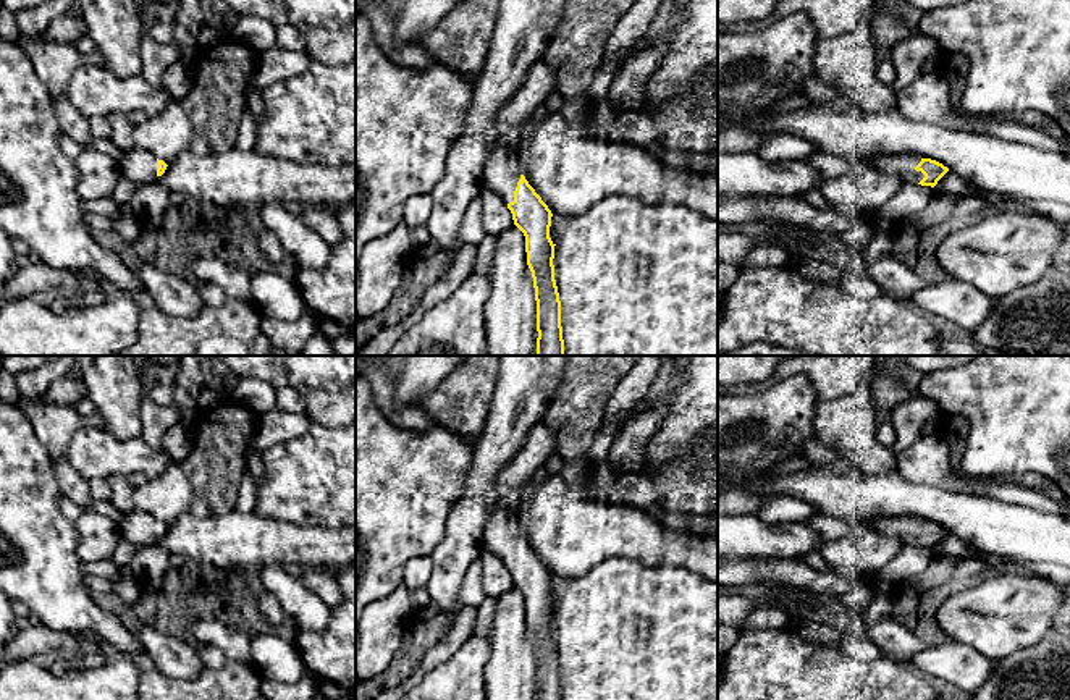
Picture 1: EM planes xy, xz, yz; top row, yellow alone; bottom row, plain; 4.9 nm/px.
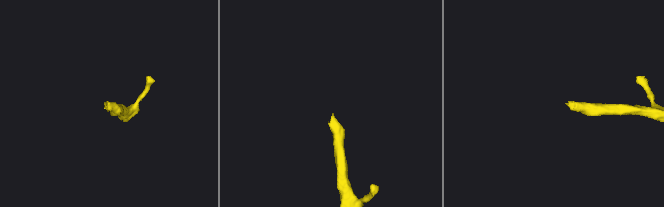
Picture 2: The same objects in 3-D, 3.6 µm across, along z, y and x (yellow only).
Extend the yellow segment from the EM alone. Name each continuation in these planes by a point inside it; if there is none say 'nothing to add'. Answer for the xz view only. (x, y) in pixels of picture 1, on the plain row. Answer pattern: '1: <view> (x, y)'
1: xz (501, 534)

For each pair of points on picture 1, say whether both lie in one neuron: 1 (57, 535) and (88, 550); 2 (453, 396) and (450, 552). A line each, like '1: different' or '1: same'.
1: different
2: different

